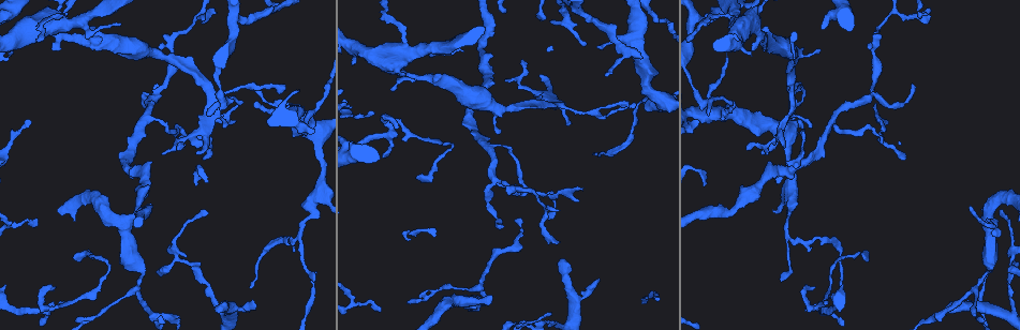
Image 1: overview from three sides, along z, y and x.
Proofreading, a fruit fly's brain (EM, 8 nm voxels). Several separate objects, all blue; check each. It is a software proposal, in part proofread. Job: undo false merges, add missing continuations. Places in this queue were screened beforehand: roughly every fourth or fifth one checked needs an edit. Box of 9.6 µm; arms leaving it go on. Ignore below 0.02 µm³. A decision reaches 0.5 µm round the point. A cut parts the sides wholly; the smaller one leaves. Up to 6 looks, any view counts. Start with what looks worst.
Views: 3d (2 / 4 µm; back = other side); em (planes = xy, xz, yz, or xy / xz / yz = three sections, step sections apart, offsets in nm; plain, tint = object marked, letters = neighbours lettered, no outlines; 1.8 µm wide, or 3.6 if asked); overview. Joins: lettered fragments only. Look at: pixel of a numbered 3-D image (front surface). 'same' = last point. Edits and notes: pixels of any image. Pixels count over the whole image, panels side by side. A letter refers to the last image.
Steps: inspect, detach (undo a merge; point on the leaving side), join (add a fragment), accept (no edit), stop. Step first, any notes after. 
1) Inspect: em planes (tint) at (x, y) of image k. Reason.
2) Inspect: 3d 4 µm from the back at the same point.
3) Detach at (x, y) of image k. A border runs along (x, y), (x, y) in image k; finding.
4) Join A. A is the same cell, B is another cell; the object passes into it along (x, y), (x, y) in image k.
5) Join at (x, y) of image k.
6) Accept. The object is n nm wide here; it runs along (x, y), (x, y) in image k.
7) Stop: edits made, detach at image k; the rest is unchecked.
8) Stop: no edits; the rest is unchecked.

Inspect: em planes (letters) at (976, 288) of image 1. Three-way junction.

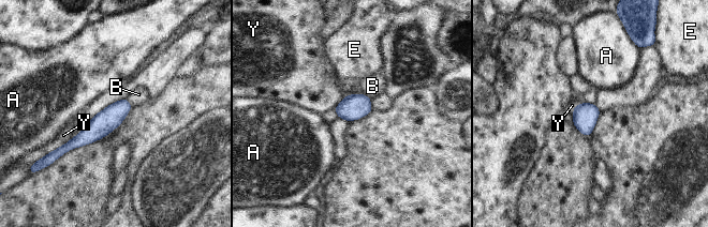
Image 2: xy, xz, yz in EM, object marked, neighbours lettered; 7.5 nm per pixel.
Accept. A, B, E and Y are other cells; a border runs along (62, 144), (48, 153) in image 2; one cell here.

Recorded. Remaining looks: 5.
Inspect: em xy step 8 (tint) at (221, 311) of image 1. An open end.

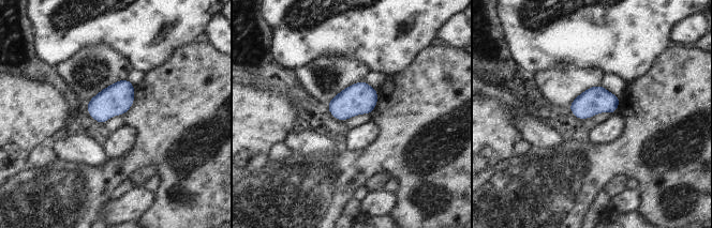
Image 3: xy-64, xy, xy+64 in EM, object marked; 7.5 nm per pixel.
Inspect: em planes (letters) at the same point.

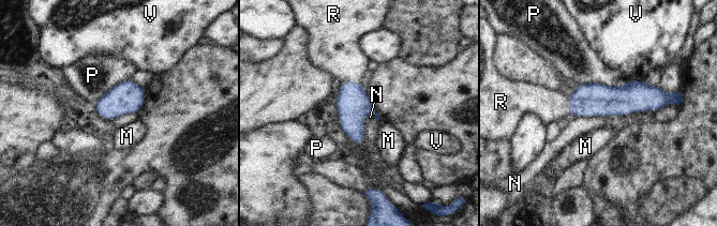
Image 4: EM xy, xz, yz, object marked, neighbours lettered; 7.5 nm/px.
Join R. R is the same cell, M, N, P and V are other cells; the object passes into it along (353, 103), (350, 80), (337, 50) in image 4; the cell continues.

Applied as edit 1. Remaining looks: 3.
Inspect: overview. See it whole again.

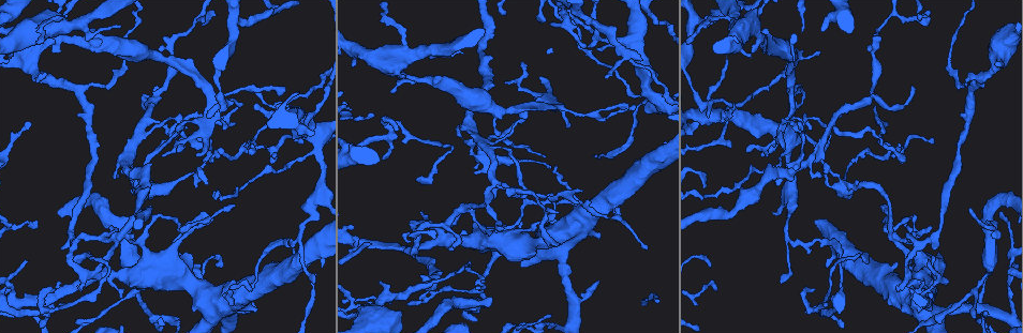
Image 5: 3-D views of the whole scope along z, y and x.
Inspect: 3d 4 µm at (48, 25) of image 5. Abrupt turn.

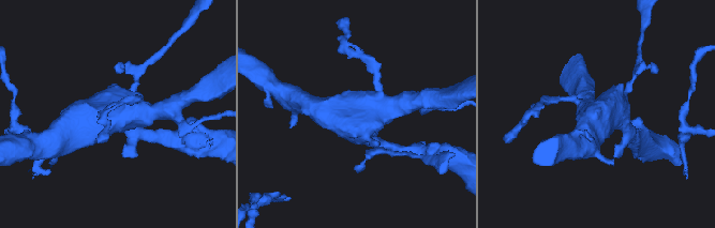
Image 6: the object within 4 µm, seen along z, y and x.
Inspect: em 3.6 µm planes (letters) at (359, 122) of image 6. Shape alone is not enough.

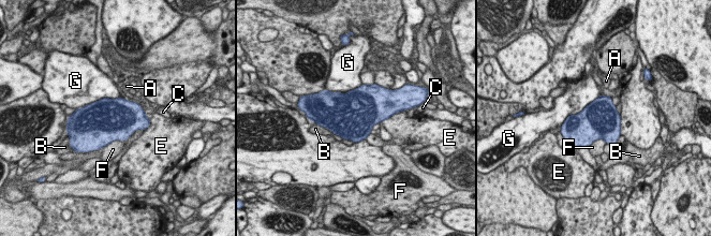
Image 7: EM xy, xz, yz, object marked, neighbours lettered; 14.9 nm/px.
Accept. The longest contact is with G, 750 nm; A, B, C, E, F and G are other cells; a border runs along (600, 94), (560, 126) in image 7; one cell here.

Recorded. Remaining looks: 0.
Stop: edits made, join at image 4; the rest is unchecked.

